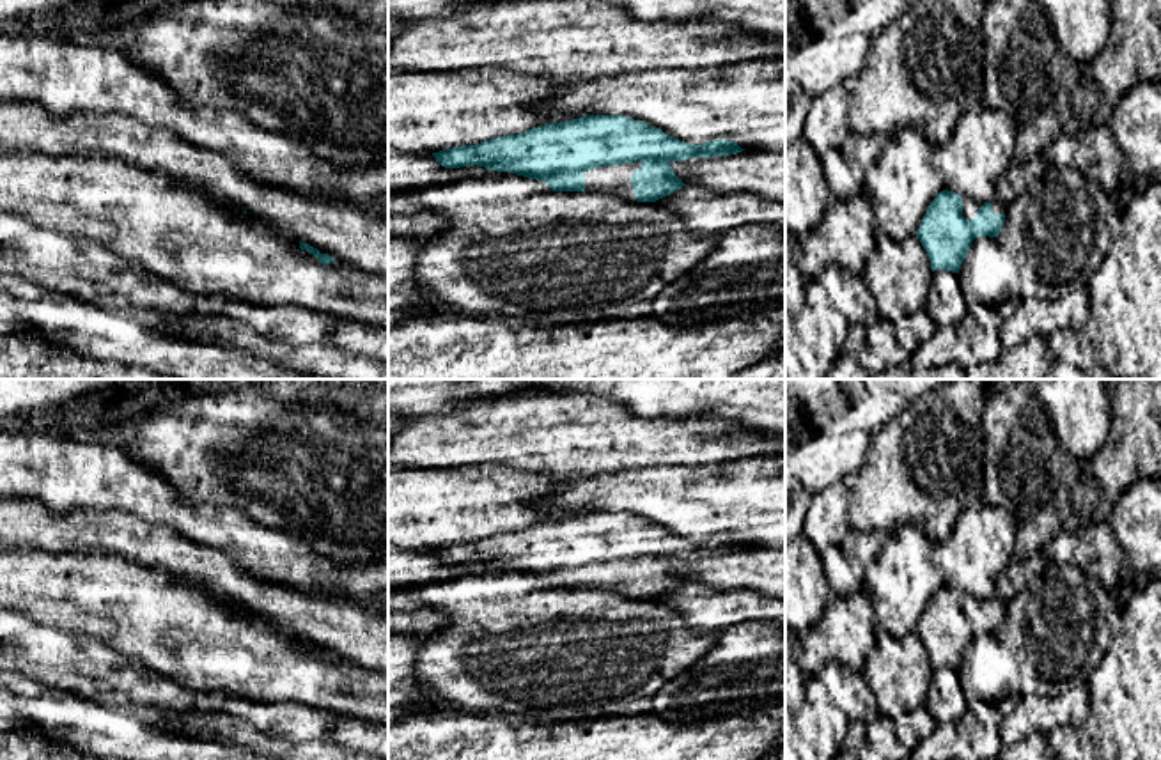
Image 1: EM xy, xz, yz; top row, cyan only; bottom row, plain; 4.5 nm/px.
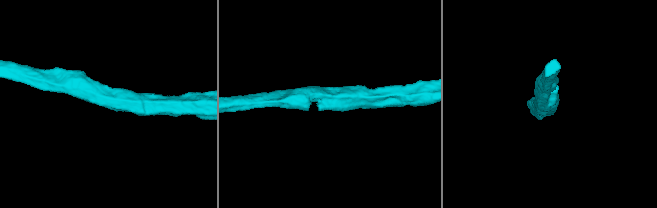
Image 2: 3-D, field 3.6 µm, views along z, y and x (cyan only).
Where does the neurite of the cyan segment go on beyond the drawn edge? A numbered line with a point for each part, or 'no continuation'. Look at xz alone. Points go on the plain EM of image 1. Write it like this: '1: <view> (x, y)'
1: xz (615, 576)

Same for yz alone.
1: yz (970, 603)

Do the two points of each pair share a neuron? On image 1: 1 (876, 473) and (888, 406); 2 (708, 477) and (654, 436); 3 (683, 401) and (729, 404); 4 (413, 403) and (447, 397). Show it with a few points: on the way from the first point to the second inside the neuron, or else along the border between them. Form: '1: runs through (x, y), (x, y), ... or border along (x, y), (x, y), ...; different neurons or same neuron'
1: border along (906, 406), (872, 434), (865, 461); different neurons
2: border along (692, 465), (651, 466); different neurons
3: runs through (693, 401), (718, 401); same neuron
4: runs through (422, 397), (438, 397); same neuron

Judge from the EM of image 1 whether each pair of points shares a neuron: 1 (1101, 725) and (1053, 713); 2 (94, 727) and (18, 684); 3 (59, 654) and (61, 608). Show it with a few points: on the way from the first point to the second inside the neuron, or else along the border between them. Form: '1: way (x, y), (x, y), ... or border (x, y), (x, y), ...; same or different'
1: border (1089, 686), (1089, 714), (1046, 736); different
2: way (75, 721), (46, 709), (38, 700); same
3: border (22, 615), (68, 633), (77, 640); different

